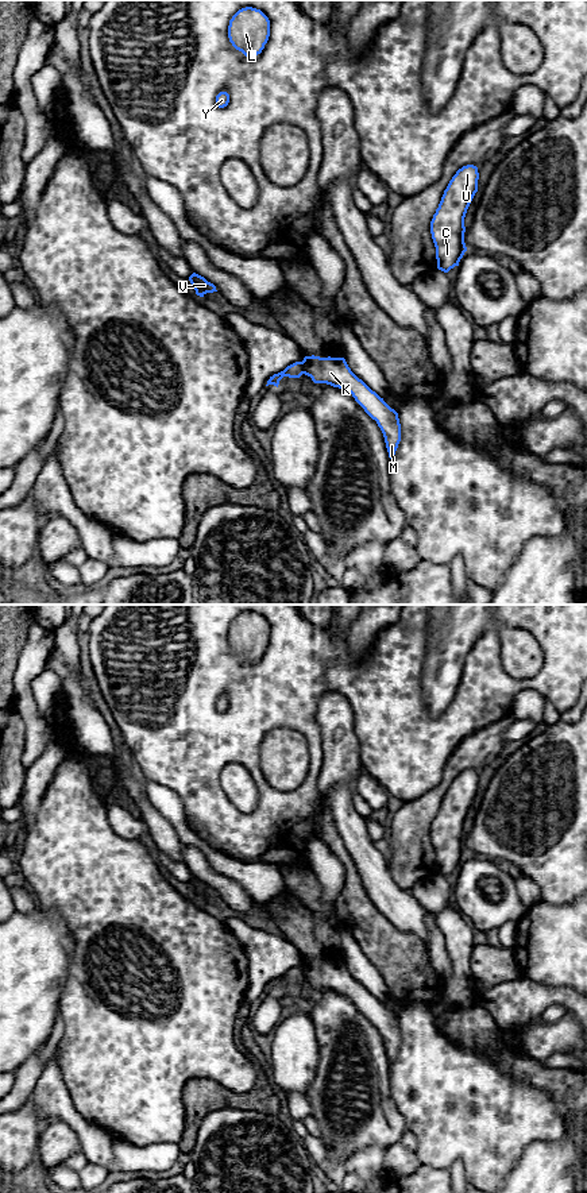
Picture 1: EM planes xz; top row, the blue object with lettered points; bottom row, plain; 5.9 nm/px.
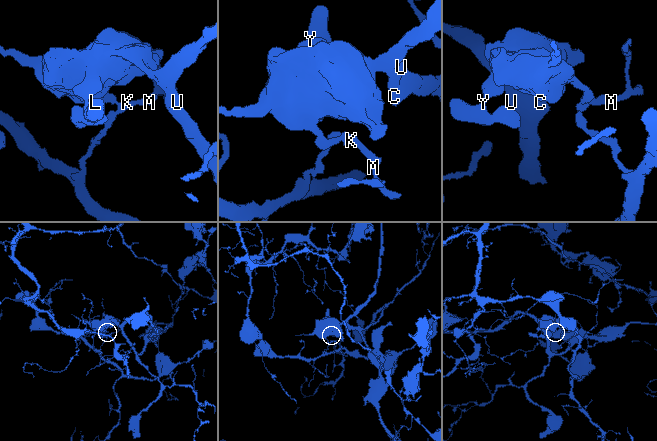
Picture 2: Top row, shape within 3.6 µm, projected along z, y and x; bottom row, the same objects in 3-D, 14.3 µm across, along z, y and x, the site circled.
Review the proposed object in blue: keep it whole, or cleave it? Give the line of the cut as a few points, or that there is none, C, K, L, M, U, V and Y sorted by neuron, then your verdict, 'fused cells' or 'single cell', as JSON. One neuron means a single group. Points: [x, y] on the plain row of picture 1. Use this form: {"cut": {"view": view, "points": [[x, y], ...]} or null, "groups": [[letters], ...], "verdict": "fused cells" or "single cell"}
{"cut": {"view": "xz", "points": [[302, 965], [305, 977]]}, "groups": [["C", "L", "U", "V", "Y"], ["K", "M"]], "verdict": "fused cells"}

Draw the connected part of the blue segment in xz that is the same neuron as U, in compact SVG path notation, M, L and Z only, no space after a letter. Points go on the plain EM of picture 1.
M474 769L463 771L449 785L439 812L430 826L430 838L436 852L437 873L448 877L459 870L467 856L464 848L464 822L478 796L479 777Z

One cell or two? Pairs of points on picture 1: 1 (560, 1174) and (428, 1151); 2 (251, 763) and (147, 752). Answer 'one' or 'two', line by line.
1: two
2: one

